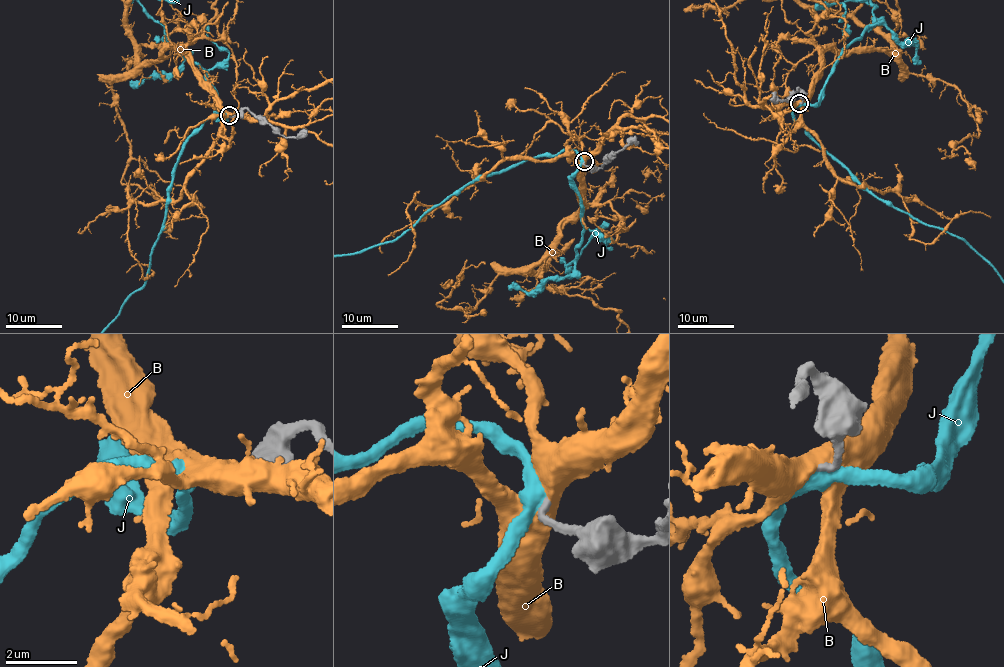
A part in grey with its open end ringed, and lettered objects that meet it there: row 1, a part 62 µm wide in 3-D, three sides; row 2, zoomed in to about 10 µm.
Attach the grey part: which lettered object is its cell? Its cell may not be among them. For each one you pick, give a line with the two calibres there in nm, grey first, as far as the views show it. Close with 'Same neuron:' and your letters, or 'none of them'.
J: 220/420 nm
Same neuron: J

